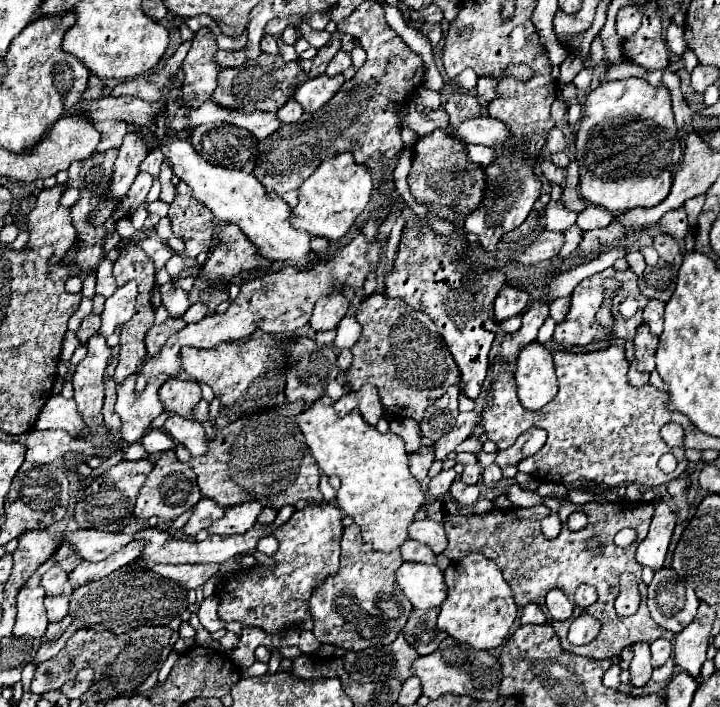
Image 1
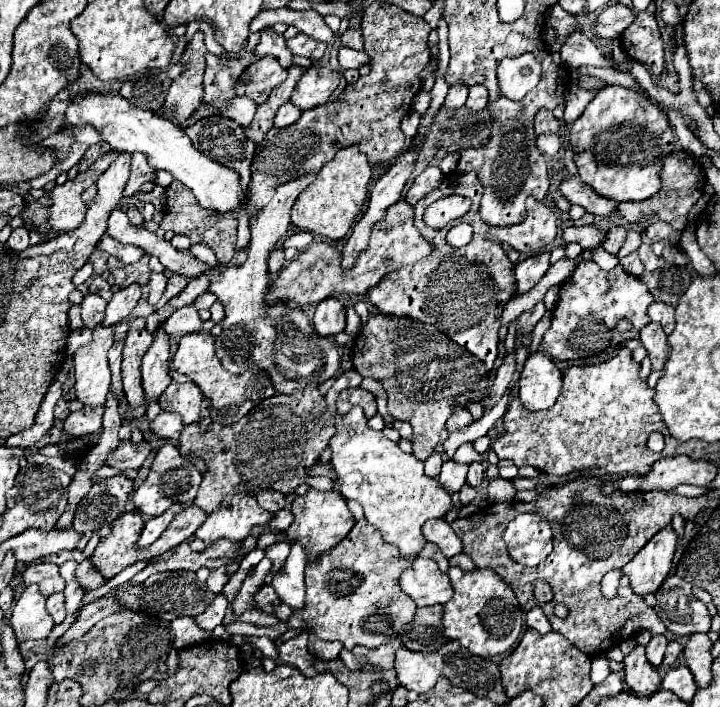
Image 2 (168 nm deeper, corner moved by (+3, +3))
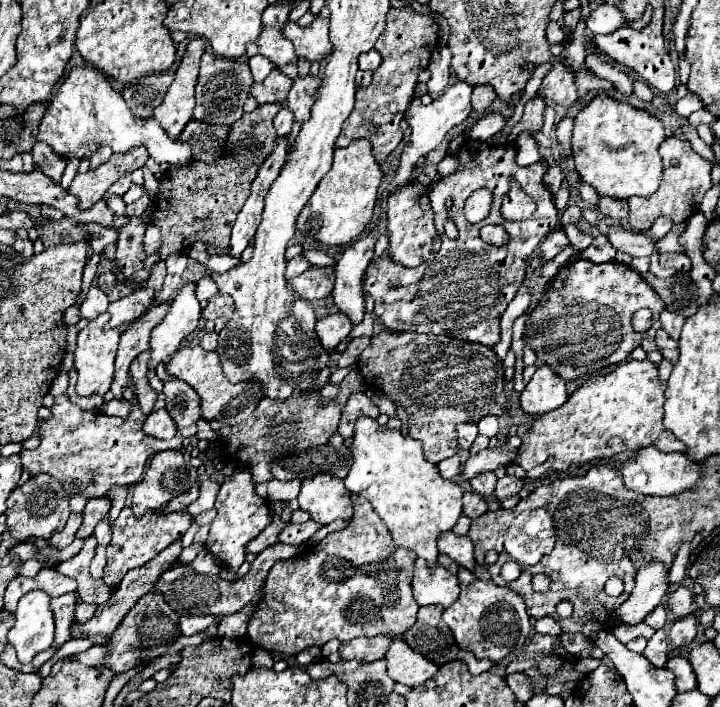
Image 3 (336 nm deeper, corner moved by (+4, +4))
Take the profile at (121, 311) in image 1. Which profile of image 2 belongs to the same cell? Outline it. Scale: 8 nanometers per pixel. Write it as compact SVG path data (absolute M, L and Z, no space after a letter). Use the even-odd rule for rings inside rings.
M128 285L128 287L122 287L120 291L116 291L106 305L106 317L104 317L102 325L108 327L108 325L128 317L130 311L134 309L134 305L138 303L140 295L142 295L140 285Z

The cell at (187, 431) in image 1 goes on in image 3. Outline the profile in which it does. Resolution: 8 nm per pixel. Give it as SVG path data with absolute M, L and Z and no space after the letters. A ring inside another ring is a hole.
M157 410L151 412L143 424L143 432L147 436L159 438L159 440L169 440L177 434L177 426L173 422L173 418L167 414L167 410Z

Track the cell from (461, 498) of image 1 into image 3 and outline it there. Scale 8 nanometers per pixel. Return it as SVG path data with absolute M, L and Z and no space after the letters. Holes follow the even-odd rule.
M467 492L463 496L463 514L467 514L471 520L483 516L487 512L487 500L479 494L473 494L473 492Z

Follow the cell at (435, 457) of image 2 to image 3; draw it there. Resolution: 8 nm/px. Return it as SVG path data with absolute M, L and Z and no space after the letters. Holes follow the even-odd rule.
M453 456L449 460L443 460L437 466L439 466L439 472L441 472L443 478L457 478L461 474L461 466L463 464L461 464L461 458L459 456Z

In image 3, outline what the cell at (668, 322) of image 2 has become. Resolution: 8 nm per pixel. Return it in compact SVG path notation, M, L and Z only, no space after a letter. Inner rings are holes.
M665 310L665 312L659 316L659 320L661 320L661 324L663 324L663 330L665 330L669 336L673 336L675 340L679 340L681 328L683 328L683 324L685 324L685 318L679 316L679 314L675 314L675 312L667 312L667 310Z

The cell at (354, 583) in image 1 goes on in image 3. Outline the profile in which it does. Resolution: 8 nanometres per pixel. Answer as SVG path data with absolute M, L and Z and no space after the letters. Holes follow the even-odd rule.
M357 498L353 502L353 520L345 530L327 534L319 544L303 550L291 560L277 562L271 568L263 602L249 618L247 636L255 646L287 656L295 656L309 646L323 646L331 638L337 638L341 642L349 642L359 636L371 638L381 634L397 638L409 630L419 610L419 604L413 600L411 590L415 558L417 556L413 550L393 544L389 530L373 512L371 504L365 498Z

